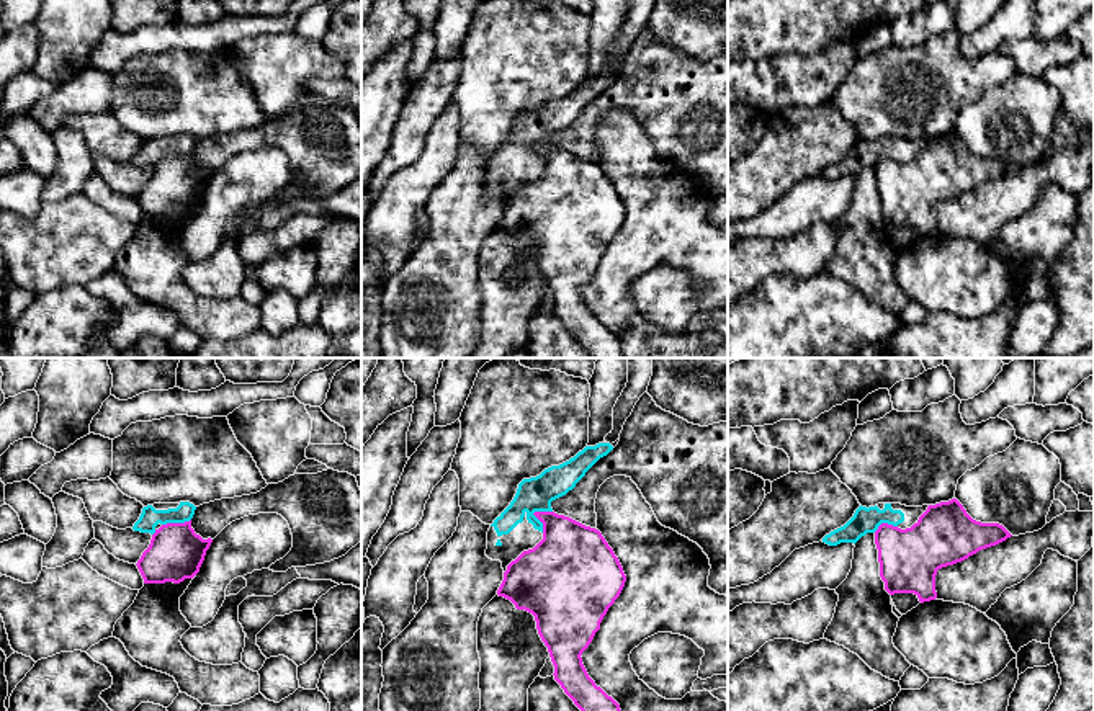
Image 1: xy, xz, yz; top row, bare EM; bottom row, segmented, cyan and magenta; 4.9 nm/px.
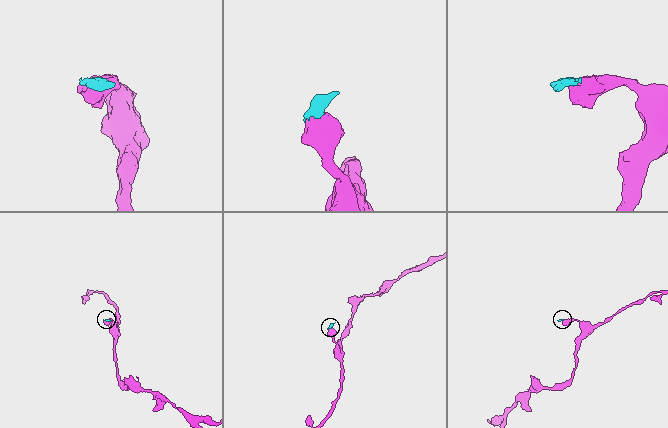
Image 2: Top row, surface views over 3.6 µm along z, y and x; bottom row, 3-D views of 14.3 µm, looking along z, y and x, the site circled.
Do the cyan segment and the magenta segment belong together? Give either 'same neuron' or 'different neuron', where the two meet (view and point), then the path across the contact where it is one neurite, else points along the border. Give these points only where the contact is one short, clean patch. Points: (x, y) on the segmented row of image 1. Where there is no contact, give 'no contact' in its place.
different neuron; meets cyan in xz at (540, 522); border along xz (535, 510), (533, 515), (542, 523), (543, 532)

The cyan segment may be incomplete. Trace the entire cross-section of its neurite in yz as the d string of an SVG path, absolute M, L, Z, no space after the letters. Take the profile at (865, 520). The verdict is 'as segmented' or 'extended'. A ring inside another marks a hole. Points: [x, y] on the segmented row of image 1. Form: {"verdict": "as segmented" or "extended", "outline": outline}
{"verdict": "extended", "outline": "M878 503L875 507L859 507L854 516L841 528L823 538L823 543L837 546L841 543L857 543L867 533L875 533L881 523L911 528L929 505L906 507L901 503Z"}

